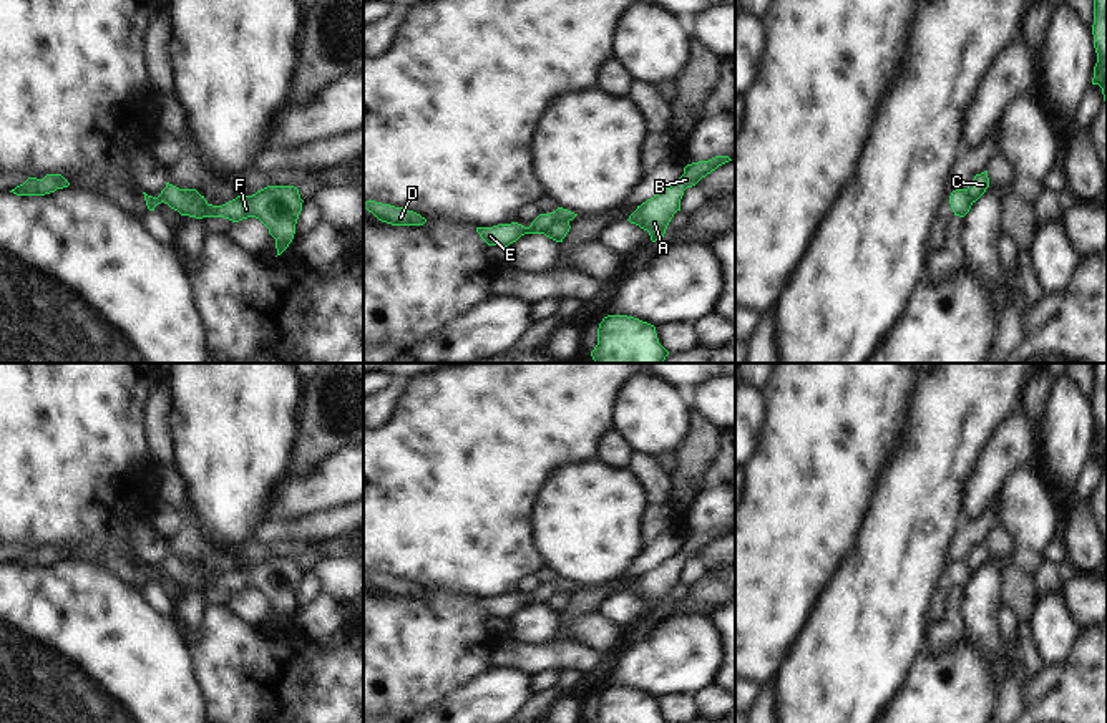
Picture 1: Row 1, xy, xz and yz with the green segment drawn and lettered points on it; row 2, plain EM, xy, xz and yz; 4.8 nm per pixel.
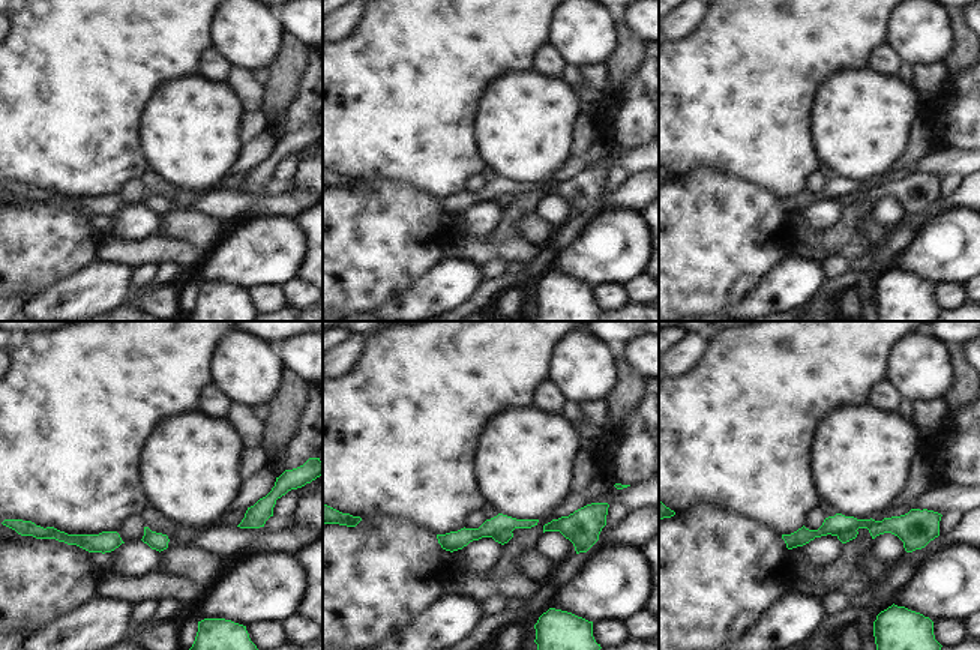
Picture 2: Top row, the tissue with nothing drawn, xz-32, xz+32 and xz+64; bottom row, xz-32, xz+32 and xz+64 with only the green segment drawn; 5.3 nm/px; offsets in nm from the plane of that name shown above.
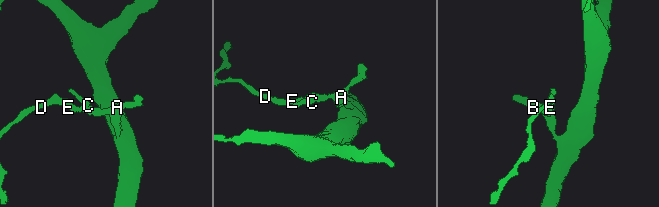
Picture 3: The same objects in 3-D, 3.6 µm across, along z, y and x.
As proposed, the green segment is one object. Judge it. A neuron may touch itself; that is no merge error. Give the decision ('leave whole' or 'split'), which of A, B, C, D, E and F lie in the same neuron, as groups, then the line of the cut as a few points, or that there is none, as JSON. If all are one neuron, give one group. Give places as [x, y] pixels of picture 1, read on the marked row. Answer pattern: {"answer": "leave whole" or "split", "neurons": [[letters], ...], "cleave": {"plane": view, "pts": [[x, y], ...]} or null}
{"answer": "split", "neurons": [["A", "B", "C", "F"], ["D", "E"]], "cleave": {"plane": "xz", "pts": [[568, 221], [555, 221], [541, 232]]}}

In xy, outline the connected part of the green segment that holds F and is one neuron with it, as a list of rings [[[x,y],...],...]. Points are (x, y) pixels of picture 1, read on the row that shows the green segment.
[[[267,186],[252,196],[237,196],[222,206],[207,206],[202,217],[224,217],[232,222],[256,217],[276,239],[277,255],[280,255],[294,239],[302,202],[294,186]]]

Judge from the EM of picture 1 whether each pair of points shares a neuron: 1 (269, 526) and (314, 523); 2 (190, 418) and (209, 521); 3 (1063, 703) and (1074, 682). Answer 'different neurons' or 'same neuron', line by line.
1: same neuron
2: same neuron
3: same neuron

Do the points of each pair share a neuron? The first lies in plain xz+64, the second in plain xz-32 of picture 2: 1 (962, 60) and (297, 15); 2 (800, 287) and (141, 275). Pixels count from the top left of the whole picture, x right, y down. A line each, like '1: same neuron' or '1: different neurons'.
1: different neurons
2: different neurons

